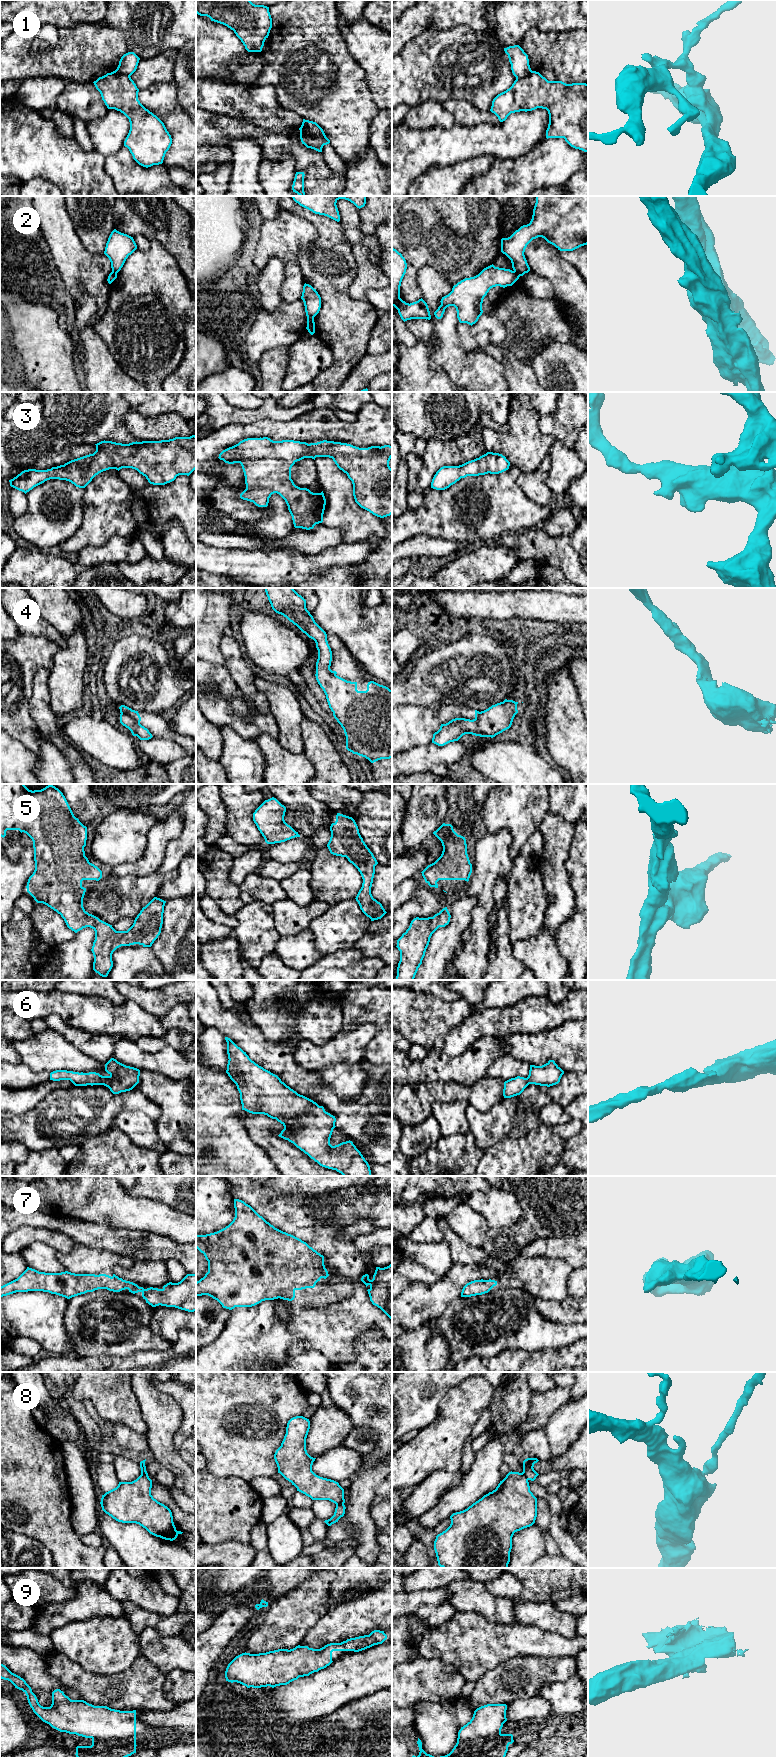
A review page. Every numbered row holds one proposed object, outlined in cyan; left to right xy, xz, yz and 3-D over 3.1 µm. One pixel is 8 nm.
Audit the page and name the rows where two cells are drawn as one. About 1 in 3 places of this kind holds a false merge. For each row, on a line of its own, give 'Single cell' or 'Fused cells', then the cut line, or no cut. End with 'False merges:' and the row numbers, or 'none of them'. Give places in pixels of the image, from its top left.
1: Fused cells. Split along xz (301, 126), (314, 134), (322, 134), (324, 144)
2: Fused cells. Split along xz (313, 317), (307, 320)
3: Single cell. No split
4: Fused cells. Split along xy (121, 712), (130, 714), (139, 723)
5: Single cell. No split
6: Single cell. No split
7: Single cell. No split
8: Fused cells. Split along yz (522, 1472), (527, 1480)
9: Single cell. No split
False merges: 1, 2, 4, 8

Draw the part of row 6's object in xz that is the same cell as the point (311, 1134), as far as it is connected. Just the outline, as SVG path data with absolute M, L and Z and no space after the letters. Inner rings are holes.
M230 1038L227 1042L228 1064L226 1073L236 1084L240 1093L242 1110L252 1114L264 1114L280 1122L284 1129L279 1137L293 1143L320 1166L336 1170L343 1176L371 1176L368 1162L352 1141L332 1146L330 1138L336 1127L335 1116L326 1112L313 1100L298 1094L281 1079L252 1061Z

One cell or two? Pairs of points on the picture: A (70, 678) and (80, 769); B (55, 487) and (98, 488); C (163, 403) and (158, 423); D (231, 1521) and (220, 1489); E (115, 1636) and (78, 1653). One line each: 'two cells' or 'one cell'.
A: two cells
B: two cells
C: two cells
D: one cell
E: one cell

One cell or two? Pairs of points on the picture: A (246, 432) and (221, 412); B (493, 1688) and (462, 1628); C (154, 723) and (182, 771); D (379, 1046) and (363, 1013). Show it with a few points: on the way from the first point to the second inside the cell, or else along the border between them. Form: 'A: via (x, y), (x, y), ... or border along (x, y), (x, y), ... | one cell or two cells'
A: border along (258, 420), (248, 423), (229, 423), (213, 431) | two cells
B: border along (495, 1666), (484, 1672), (475, 1681) | two cells
C: via (168, 732), (185, 746), (185, 757) | one cell
D: via (381, 1036), (381, 1025), (373, 1017) | one cell

